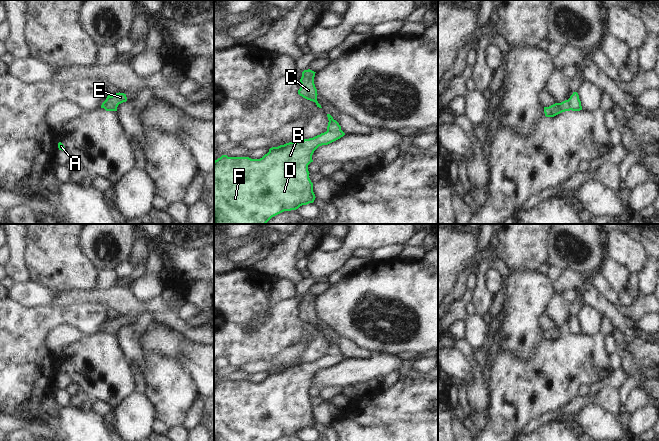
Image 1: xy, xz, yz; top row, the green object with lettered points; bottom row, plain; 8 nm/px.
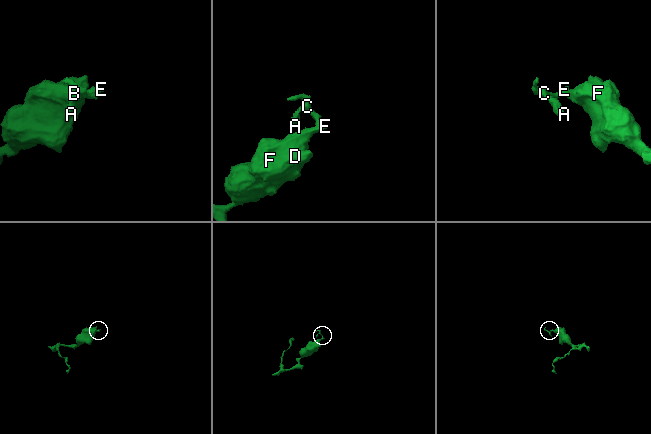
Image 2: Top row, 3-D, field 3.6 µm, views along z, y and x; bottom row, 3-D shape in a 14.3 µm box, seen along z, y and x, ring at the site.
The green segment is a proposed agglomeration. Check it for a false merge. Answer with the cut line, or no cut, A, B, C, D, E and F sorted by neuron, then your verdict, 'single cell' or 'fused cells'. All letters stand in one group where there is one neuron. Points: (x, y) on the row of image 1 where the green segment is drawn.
cut xz (340, 129), (327, 131); groups A C / B D E F; fused cells

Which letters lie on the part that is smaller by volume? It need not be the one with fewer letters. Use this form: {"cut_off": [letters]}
{"cut_off": ["A", "C"]}

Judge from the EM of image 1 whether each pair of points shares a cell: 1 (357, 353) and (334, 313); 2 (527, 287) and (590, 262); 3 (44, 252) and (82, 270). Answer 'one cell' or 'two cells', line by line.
1: two cells
2: two cells
3: one cell

